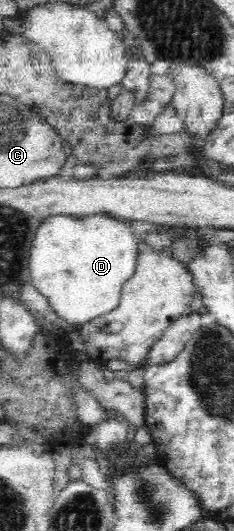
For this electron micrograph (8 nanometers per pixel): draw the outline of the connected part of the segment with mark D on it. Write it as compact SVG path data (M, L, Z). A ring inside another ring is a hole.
M106 214L73 219L66 215L55 215L45 219L39 227L32 244L29 267L34 286L43 294L61 318L79 327L85 322L109 313L118 306L122 286L135 274L141 243L126 221L111 218Z

